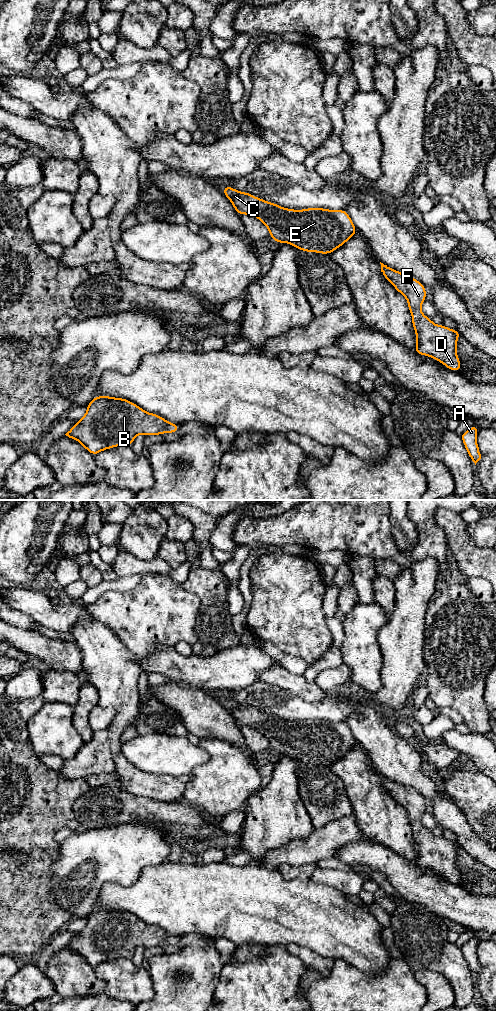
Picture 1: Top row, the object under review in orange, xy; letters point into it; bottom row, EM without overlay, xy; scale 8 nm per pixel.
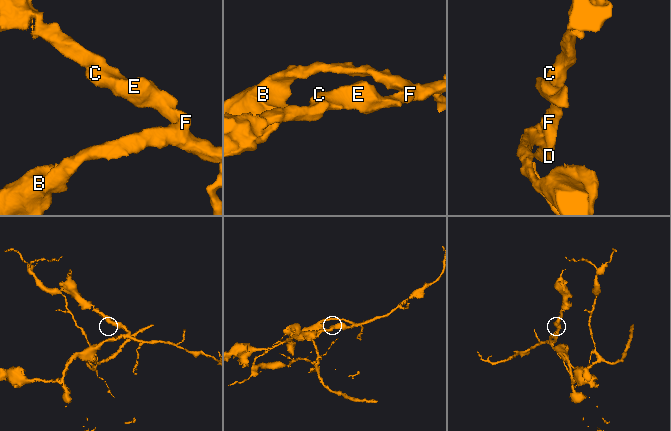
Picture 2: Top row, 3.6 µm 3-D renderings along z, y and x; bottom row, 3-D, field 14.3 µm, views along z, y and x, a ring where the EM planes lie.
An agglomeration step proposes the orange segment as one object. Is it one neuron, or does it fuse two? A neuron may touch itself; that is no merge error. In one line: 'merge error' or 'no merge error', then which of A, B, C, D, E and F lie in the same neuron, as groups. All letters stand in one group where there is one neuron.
no merge error | A B C D E F

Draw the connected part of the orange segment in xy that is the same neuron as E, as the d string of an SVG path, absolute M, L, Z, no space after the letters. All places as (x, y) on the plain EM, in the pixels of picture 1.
M229 697L222 703L240 728L255 728L268 740L270 750L276 755L288 755L304 764L331 766L357 745L345 721L311 719L295 722L235 702Z

